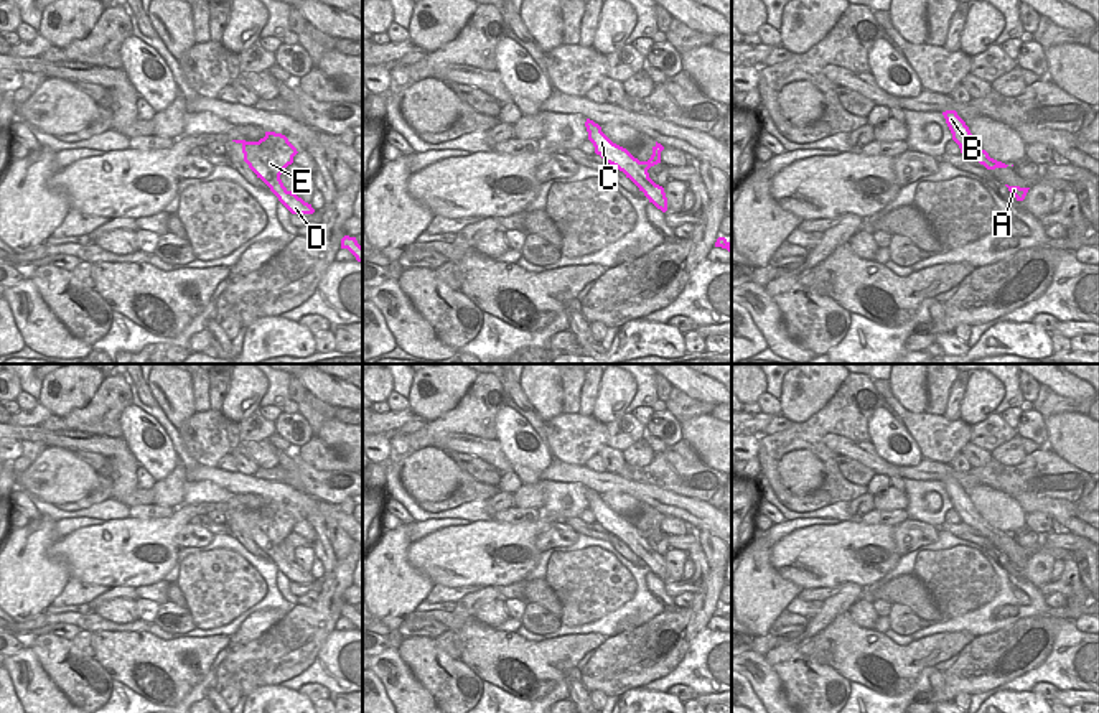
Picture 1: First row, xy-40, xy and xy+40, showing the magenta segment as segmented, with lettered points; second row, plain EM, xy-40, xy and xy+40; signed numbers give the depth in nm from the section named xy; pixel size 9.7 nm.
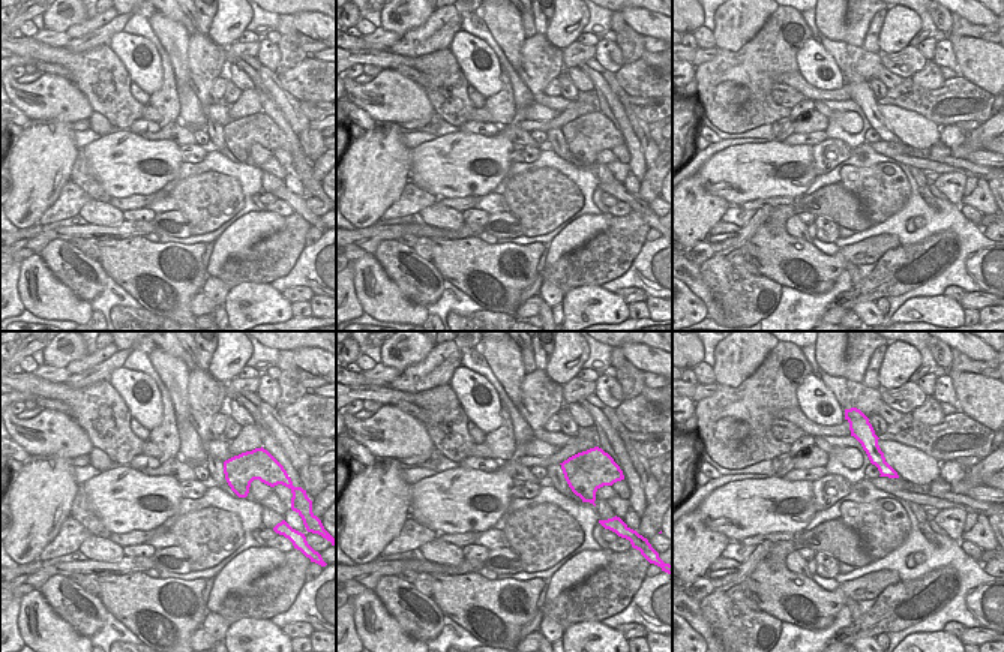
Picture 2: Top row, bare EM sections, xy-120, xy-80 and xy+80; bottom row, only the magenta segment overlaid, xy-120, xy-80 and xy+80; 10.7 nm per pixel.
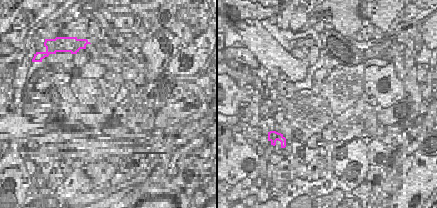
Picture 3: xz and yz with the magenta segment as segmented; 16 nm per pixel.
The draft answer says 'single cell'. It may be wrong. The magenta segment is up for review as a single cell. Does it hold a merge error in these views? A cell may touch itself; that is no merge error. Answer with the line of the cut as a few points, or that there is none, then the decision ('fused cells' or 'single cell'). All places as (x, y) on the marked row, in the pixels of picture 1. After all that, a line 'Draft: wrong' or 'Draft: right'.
no cut | single cell
Draft: right

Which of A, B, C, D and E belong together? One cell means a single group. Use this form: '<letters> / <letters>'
A B C D E

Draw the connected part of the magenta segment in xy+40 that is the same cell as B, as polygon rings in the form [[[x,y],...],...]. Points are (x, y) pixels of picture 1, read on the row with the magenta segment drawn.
[[[956,110],[942,112],[946,123],[952,133],[952,140],[959,145],[961,153],[984,165],[987,170],[1007,168],[1008,165],[997,161],[975,142],[966,122]]]

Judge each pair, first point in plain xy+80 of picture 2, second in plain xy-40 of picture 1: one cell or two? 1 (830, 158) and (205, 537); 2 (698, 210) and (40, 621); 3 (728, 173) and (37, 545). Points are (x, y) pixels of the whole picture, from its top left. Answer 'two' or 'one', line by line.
1: one
2: two
3: two

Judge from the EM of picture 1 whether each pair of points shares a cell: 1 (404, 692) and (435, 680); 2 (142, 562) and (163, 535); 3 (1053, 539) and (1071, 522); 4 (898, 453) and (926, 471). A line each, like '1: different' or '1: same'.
1: different
2: same
3: different
4: different

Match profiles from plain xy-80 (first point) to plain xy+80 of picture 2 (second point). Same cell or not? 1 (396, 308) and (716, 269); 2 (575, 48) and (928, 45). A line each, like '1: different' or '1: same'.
1: different
2: different

